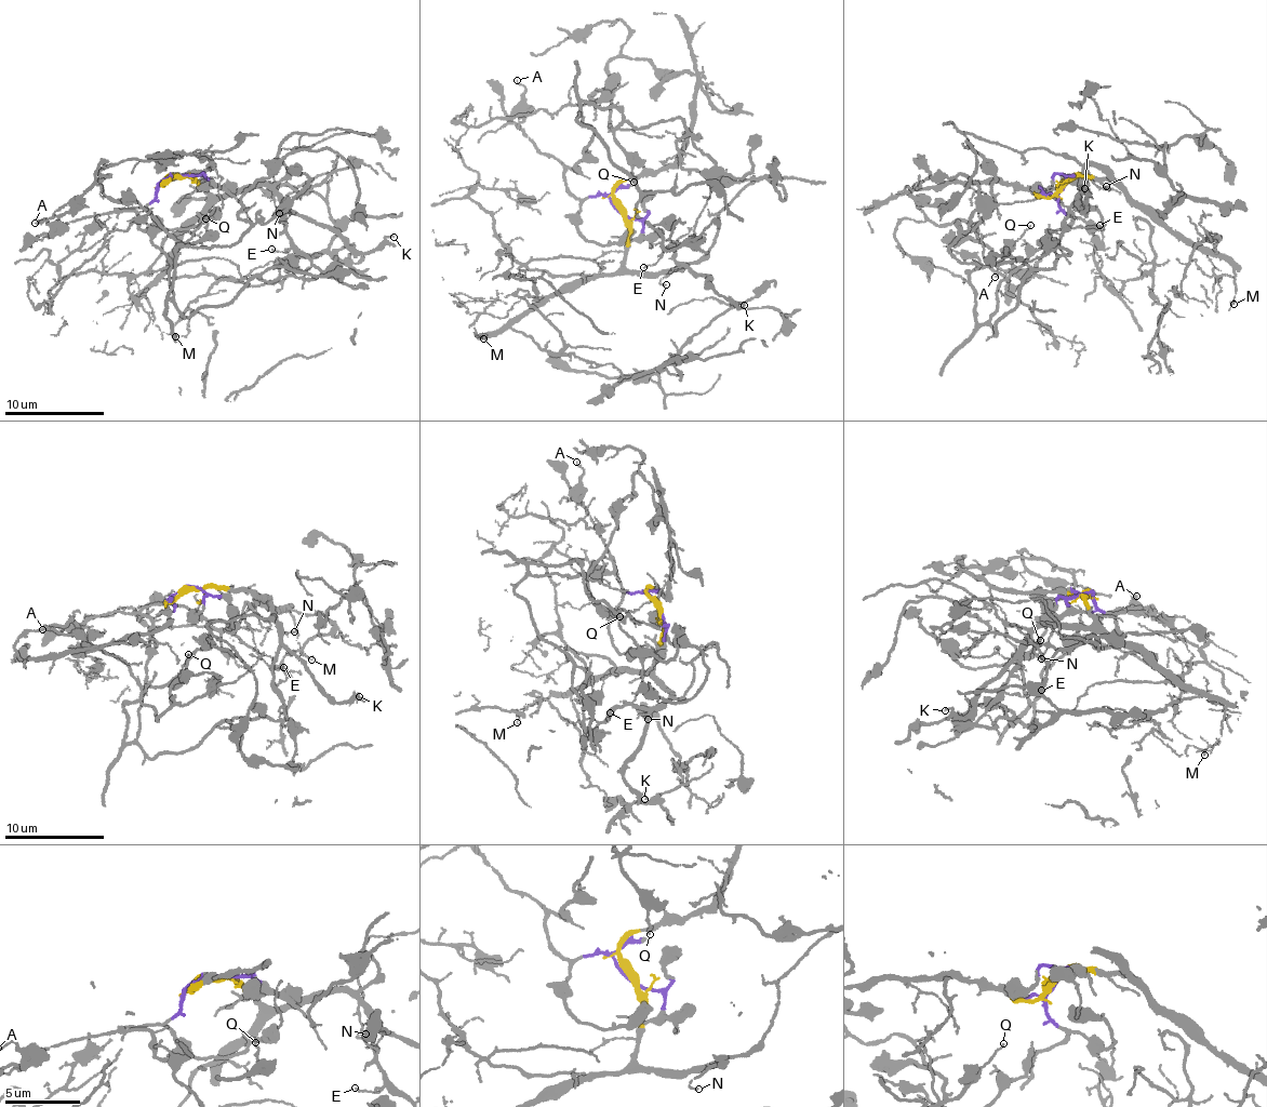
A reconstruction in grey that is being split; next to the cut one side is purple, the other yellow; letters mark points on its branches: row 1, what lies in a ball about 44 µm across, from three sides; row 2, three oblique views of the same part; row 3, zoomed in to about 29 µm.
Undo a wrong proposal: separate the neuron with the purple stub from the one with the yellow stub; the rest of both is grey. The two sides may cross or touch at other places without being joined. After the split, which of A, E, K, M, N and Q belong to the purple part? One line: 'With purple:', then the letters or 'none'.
With purple: A, Q

